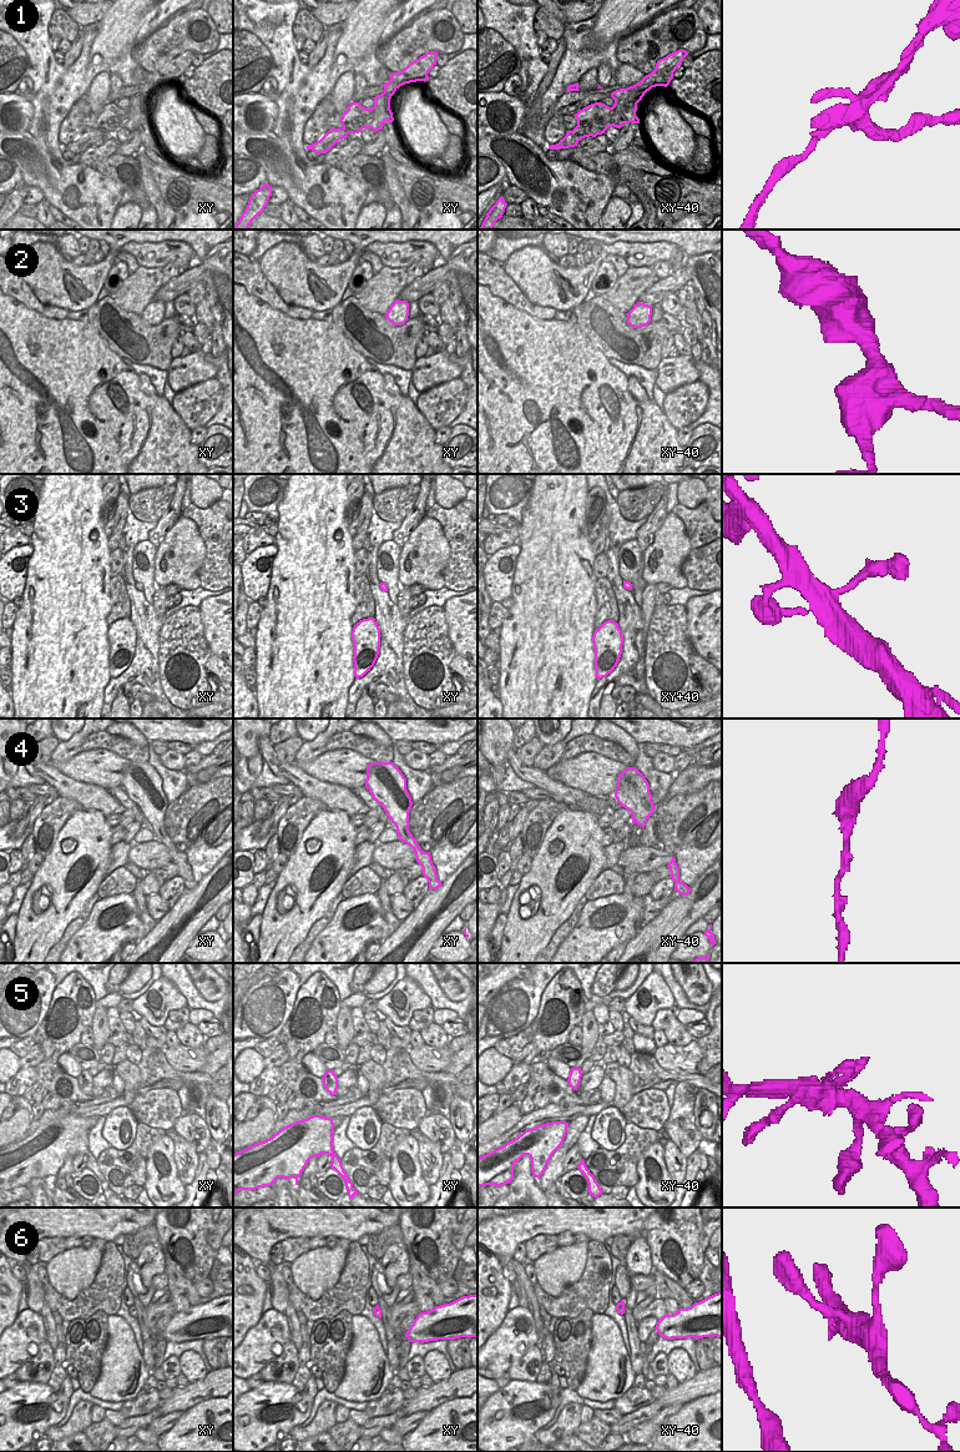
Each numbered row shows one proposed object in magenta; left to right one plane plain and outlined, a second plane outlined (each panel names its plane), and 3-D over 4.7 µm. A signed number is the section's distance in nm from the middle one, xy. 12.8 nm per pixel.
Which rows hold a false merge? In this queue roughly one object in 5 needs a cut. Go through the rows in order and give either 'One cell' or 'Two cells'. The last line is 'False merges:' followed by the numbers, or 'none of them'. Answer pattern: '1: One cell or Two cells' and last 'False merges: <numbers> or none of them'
1: Two cells
2: One cell
3: One cell
4: One cell
5: One cell
6: One cell
False merges: 1

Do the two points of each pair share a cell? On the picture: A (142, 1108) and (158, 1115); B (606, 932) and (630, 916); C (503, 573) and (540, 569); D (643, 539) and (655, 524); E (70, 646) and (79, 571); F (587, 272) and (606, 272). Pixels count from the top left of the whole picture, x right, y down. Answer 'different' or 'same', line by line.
A: same
B: same
C: different
D: same
E: same
F: different

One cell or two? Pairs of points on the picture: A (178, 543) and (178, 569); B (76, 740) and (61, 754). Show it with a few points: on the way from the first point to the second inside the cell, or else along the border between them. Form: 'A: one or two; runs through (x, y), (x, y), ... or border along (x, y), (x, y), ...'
A: one; runs through (178, 549), (178, 563)
B: one; runs through (72, 744), (65, 750)

